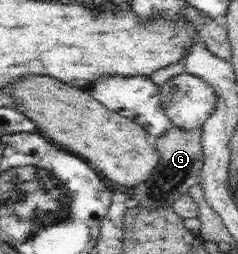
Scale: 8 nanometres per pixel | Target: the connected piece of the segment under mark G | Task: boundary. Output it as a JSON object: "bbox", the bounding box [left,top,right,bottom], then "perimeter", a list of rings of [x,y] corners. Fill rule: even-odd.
{"bbox":[128,125,203,210],"perimeter":[[[173,125],[165,134],[162,134],[154,145],[160,160],[145,182],[130,188],[128,193],[130,205],[153,210],[164,206],[172,206],[176,199],[187,193],[193,184],[199,183],[203,164],[201,138],[201,127],[185,130]]]}

